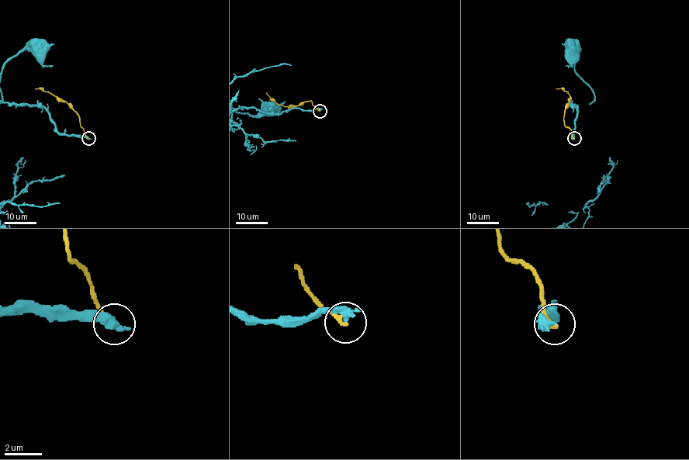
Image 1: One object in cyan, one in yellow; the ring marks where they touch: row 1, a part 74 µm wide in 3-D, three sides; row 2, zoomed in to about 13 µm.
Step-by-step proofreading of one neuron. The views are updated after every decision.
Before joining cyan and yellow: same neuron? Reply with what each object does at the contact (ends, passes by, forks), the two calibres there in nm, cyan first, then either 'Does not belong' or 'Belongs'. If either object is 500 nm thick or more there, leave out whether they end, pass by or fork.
At the ring cyan ends. At the ring yellow ends. Thickness 420 nm (cyan) against 240 nm. Does not belong

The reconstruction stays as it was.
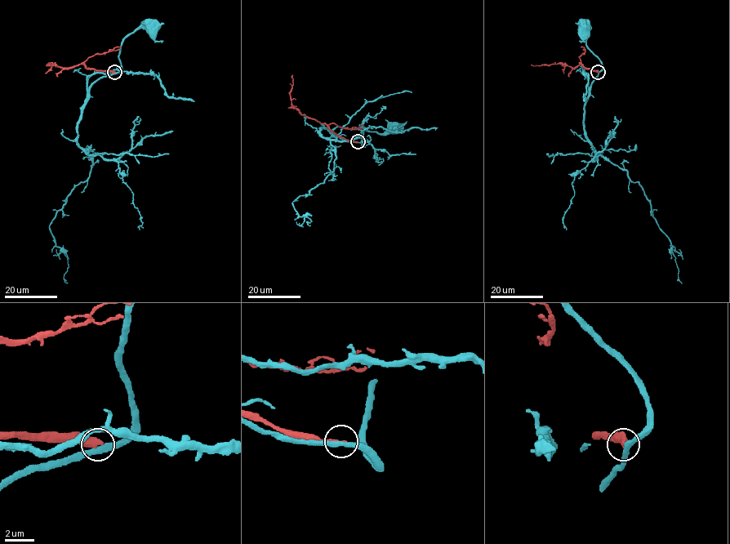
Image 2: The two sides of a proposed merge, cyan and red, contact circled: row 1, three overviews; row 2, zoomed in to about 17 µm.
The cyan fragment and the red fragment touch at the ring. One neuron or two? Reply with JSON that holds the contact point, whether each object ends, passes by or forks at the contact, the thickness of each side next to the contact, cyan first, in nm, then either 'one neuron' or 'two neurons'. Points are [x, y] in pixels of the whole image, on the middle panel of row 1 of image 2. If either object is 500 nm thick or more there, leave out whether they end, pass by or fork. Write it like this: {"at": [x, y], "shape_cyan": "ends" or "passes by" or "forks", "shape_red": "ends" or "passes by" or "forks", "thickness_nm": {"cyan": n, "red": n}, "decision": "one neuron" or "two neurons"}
{"at": [358, 141], "shape_cyan": "passes by", "shape_red": "ends", "thickness_nm": {"cyan": 360, "red": 480}, "decision": "two neurons"}

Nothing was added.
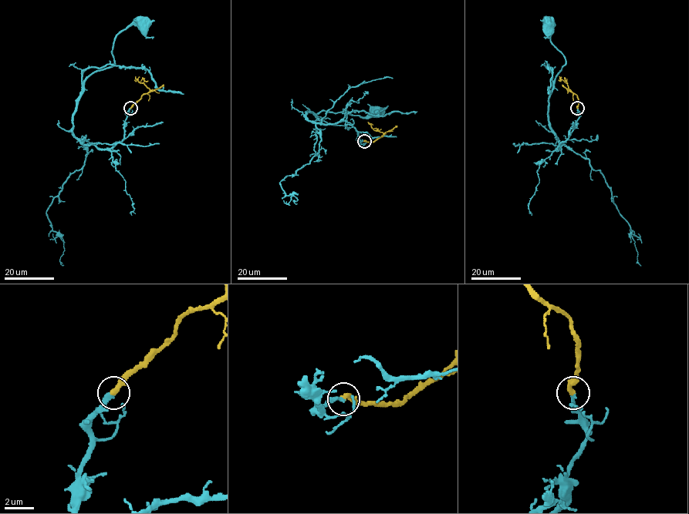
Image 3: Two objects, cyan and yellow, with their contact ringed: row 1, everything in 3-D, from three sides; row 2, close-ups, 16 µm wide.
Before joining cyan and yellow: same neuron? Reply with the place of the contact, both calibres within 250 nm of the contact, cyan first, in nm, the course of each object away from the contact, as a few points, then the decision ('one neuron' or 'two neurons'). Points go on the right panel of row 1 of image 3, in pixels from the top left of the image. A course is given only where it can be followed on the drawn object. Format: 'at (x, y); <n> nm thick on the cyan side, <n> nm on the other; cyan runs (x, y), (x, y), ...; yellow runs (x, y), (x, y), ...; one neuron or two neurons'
at (577, 108); 200 nm thick on the cyan side, 380 nm on the other; cyan runs (578, 108), (575, 127), (558, 148), (548, 98), (565, 64), (550, 39), (553, 23), (548, 23); yellow runs (578, 108), (578, 96), (569, 89), (567, 83), (558, 79); one neuron

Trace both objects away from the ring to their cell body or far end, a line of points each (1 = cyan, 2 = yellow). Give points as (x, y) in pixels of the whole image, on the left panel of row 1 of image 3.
1: (130, 108), (124, 137), (110, 148), (83, 144), (72, 133), (82, 83), (113, 64), (115, 37), (143, 23)
2: (130, 108), (150, 91), (143, 83), (135, 79)

